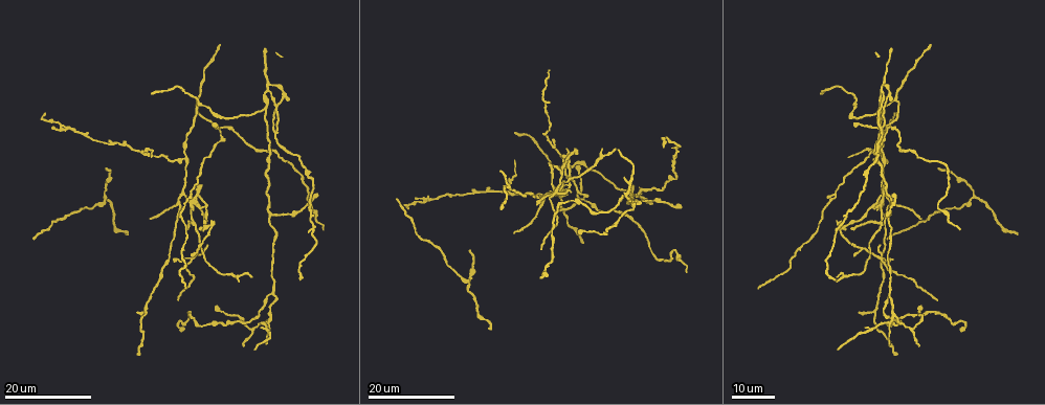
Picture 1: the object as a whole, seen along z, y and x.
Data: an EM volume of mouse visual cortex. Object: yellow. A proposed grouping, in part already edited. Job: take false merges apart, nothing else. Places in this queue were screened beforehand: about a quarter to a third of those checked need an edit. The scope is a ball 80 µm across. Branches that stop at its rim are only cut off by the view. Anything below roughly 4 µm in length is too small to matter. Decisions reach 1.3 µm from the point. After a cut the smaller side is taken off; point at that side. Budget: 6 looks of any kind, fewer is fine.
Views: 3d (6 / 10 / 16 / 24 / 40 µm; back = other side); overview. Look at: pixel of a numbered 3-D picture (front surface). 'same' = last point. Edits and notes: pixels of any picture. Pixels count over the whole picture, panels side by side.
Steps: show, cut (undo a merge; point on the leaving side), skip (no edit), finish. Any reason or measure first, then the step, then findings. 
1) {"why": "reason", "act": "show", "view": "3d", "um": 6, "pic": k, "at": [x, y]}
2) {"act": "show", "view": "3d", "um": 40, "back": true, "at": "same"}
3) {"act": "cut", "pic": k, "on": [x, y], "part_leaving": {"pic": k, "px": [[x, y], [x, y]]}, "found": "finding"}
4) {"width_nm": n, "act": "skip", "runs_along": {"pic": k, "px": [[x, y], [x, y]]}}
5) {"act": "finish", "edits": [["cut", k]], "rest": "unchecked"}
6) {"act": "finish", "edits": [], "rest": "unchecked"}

{"why": "side arm on a straight run", "act": "show", "view": "3d", "um": 24, "pic": 1, "at": [265, 108]}

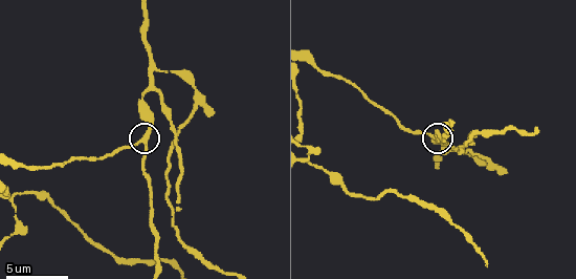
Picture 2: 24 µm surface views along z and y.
{"act": "show", "view": "3d", "um": 6, "pic": 2, "at": [146, 138]}

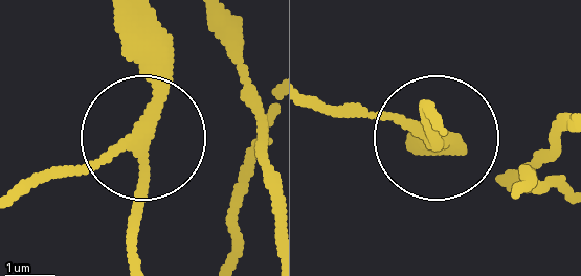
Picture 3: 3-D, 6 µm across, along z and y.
{"arms": 3, "act": "skip", "runs_along": {"pic": 3, "px": [[19, 191], [131, 145], [156, 83], [156, 13]]}, "found": "all the same neuron"}

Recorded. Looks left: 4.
{"why": "a fork", "act": "show", "view": "3d", "um": 10, "pic": 2, "at": [157, 70]}

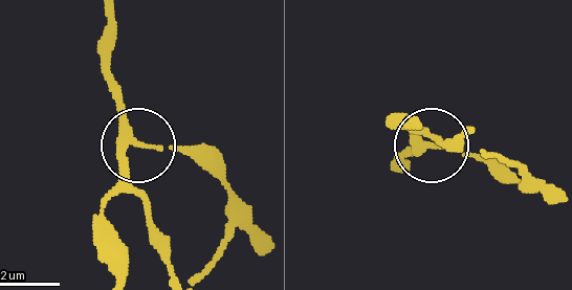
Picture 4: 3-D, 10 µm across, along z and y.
{"arms": 3, "act": "skip", "runs_along": {"pic": 4, "px": [[118, 268], [118, 238], [103, 200], [138, 140], [106, 61]]}, "found": "one neuron here"}

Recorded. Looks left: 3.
{"why": "three-way junction", "act": "show", "view": "3d", "um": 24, "pic": 1, "at": [271, 216]}

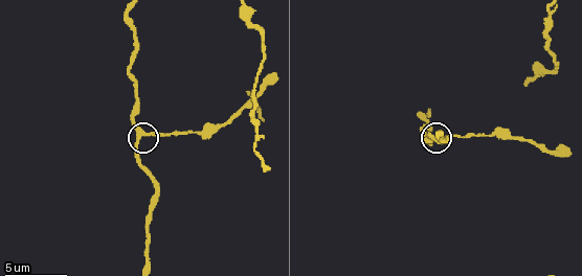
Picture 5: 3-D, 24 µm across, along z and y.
{"why": "closer look", "act": "show", "view": "3d", "um": 6, "pic": 5, "at": [139, 135]}

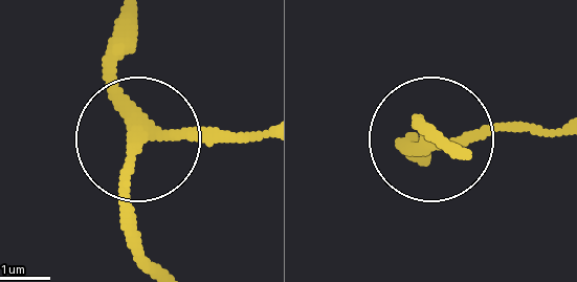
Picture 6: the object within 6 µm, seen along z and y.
{"act": "show", "view": "3d", "um": 6, "back": true, "pic": 6, "at": [143, 136]}

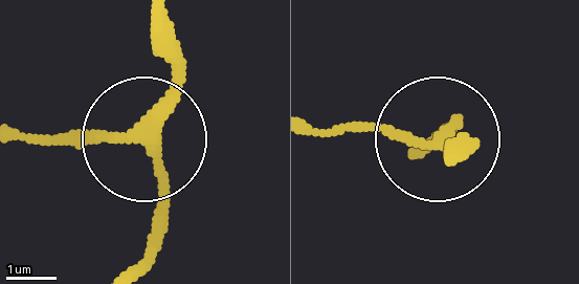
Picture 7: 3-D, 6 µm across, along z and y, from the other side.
{"side_arm_um": 14, "act": "skip", "runs_along": {"pic": 7, "px": [[163, 14], [176, 89], [151, 127], [126, 139], [17, 139]]}, "found": "one neuron here"}

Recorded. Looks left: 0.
{"act": "finish", "edits": [], "rest": "unchecked"}

